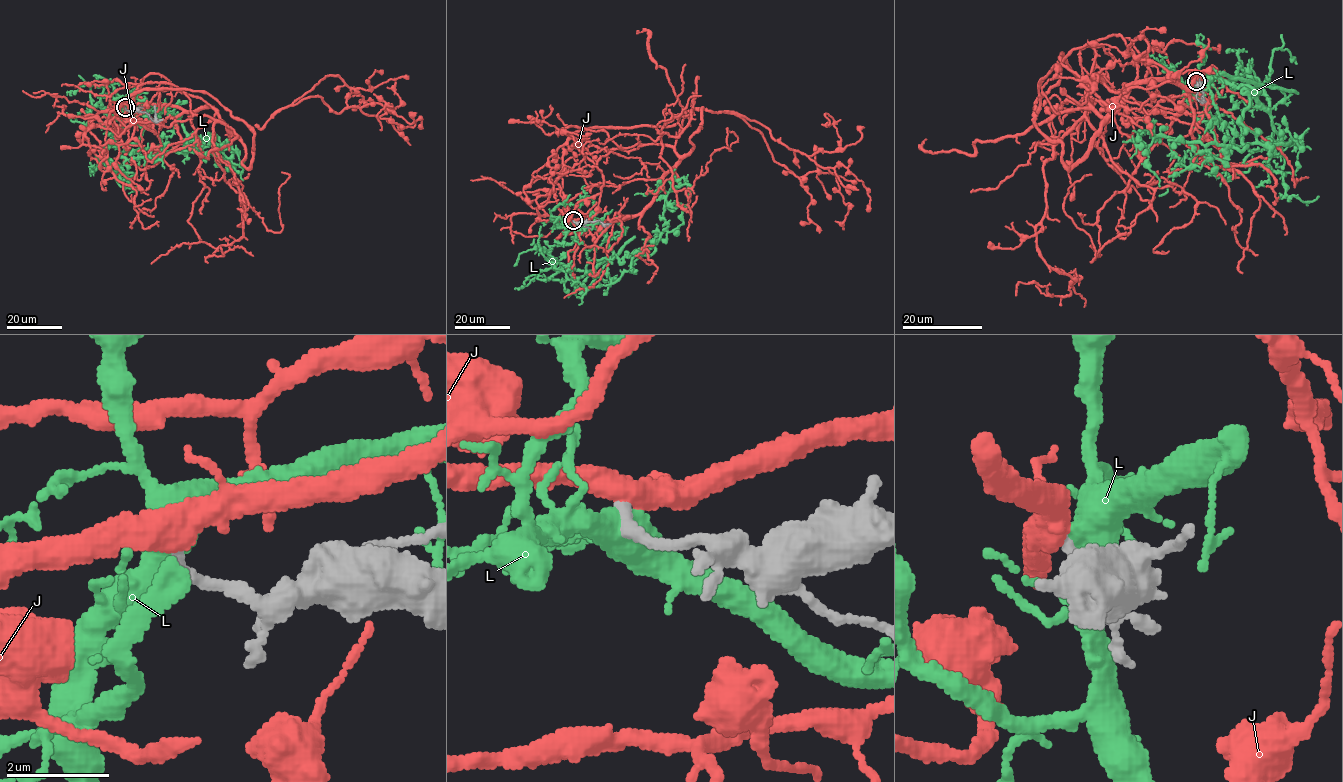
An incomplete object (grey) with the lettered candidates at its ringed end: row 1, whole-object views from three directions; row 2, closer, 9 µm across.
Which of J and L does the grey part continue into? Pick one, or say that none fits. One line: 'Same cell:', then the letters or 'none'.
Same cell: none

